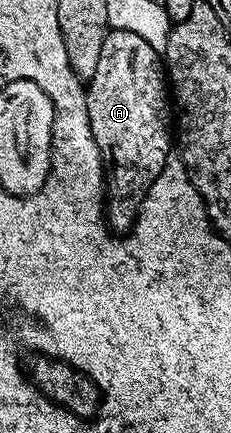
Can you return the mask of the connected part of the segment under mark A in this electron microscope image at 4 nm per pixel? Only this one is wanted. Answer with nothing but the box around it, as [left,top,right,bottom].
[86,29,173,235]

